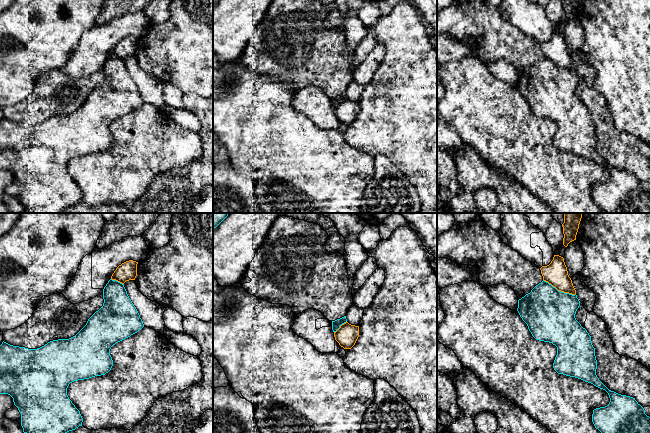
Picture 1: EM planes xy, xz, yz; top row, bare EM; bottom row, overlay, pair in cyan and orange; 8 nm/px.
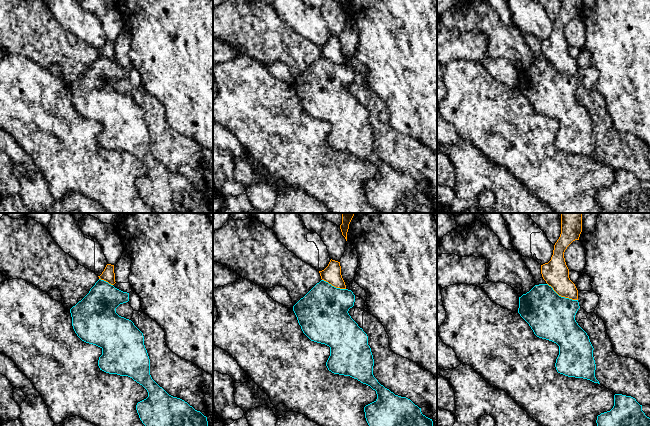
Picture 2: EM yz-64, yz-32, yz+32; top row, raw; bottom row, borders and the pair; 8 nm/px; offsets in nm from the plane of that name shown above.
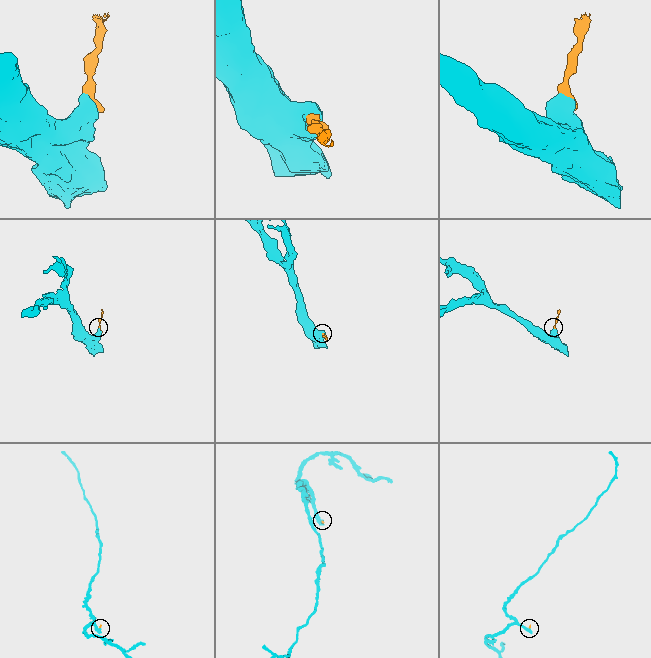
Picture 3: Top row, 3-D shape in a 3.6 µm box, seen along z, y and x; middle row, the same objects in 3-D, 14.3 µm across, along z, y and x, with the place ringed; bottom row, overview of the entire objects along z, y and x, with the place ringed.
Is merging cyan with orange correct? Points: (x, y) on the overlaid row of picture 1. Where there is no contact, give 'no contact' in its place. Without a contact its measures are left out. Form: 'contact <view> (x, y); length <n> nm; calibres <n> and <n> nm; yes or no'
contact yz (559, 291); length 300 nm; calibres 400 and 190 nm; no

